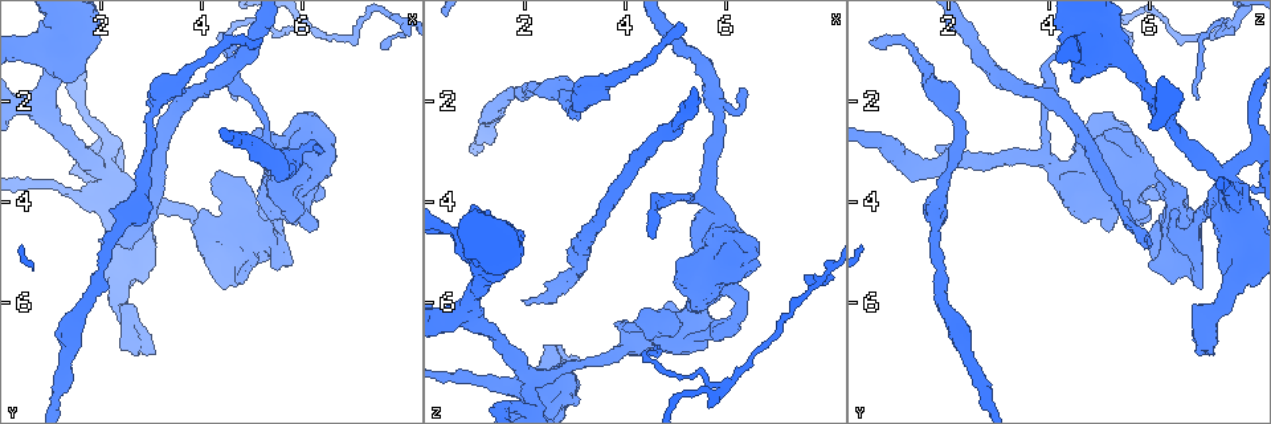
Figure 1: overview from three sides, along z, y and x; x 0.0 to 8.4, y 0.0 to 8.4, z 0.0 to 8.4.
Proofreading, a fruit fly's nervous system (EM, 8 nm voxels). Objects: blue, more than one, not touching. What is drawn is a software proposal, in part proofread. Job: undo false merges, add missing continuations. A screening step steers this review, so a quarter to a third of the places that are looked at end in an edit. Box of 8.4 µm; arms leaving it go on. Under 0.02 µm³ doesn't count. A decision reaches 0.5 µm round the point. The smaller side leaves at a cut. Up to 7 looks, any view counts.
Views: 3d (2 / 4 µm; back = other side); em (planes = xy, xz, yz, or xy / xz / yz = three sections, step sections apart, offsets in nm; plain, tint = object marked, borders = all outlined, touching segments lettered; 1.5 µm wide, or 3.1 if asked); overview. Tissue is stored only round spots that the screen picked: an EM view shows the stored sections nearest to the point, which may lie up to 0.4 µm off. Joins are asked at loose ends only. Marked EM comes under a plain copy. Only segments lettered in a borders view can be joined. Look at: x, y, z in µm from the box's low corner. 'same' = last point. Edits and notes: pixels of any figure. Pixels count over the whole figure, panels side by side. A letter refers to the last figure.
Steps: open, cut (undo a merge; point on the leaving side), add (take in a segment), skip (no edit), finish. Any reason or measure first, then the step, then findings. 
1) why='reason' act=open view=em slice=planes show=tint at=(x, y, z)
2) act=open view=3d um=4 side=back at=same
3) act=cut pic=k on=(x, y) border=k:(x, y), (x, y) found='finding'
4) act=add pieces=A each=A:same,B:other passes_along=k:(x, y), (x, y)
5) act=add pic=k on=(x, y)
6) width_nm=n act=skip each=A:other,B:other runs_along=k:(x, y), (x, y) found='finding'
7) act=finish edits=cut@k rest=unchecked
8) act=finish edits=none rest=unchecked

why='end of a long branch' act=open view=em slice=xz step=4 show=tint at=(5.20, 0.75, 0.55)

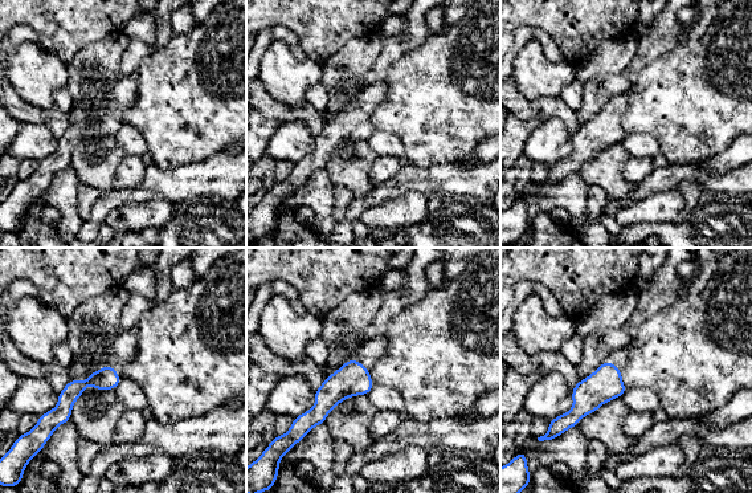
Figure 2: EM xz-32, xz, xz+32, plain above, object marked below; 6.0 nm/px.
act=open view=em slice=planes show=borders at=same

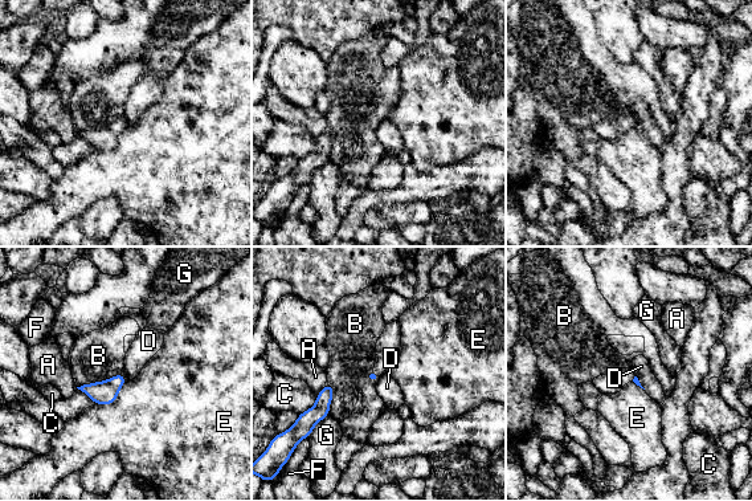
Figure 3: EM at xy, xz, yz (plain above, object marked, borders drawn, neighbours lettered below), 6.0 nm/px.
act=skip each=A:other,B:other,C:other,D:other,E:other,F:other,G:other border=3:(380, 375), (375, 382) found='none of them fits'

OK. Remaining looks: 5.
why='branch stops here' act=open view=3d um=2 at=(4.70, 2.00, 6.90)

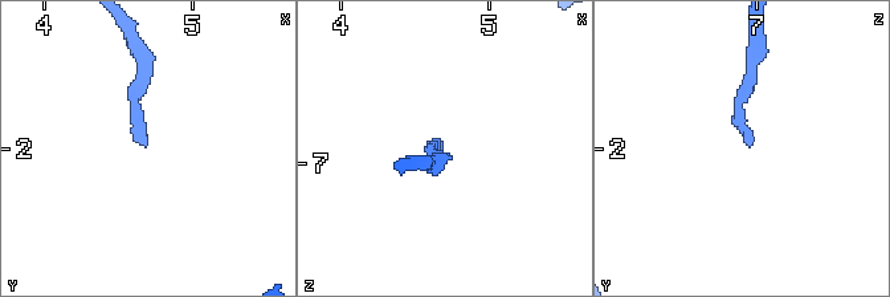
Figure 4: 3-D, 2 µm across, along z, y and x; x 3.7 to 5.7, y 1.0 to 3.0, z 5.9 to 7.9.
act=open view=em slice=planes show=borders at=(4.66, 1.98, 6.96)

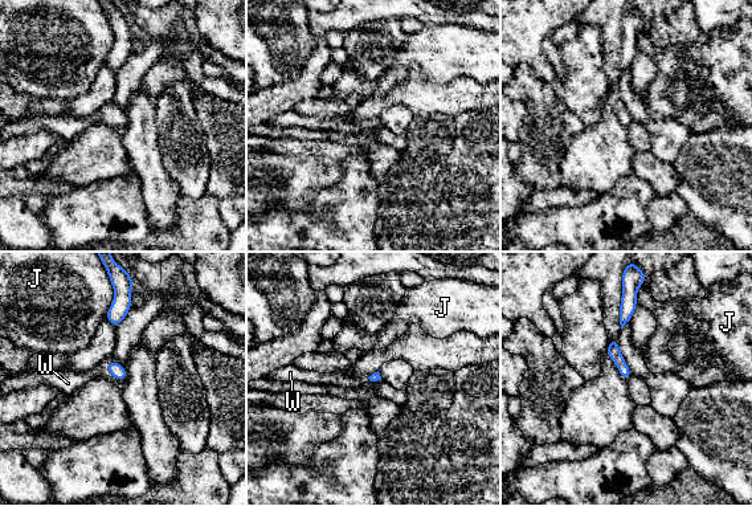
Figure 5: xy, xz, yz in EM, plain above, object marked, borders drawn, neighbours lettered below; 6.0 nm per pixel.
act=add pieces=W each=J:other,W:same passes_along=5:(118, 371), (107, 370), (69, 382) found='it goes on there'

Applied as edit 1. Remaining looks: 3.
act=open view=overview

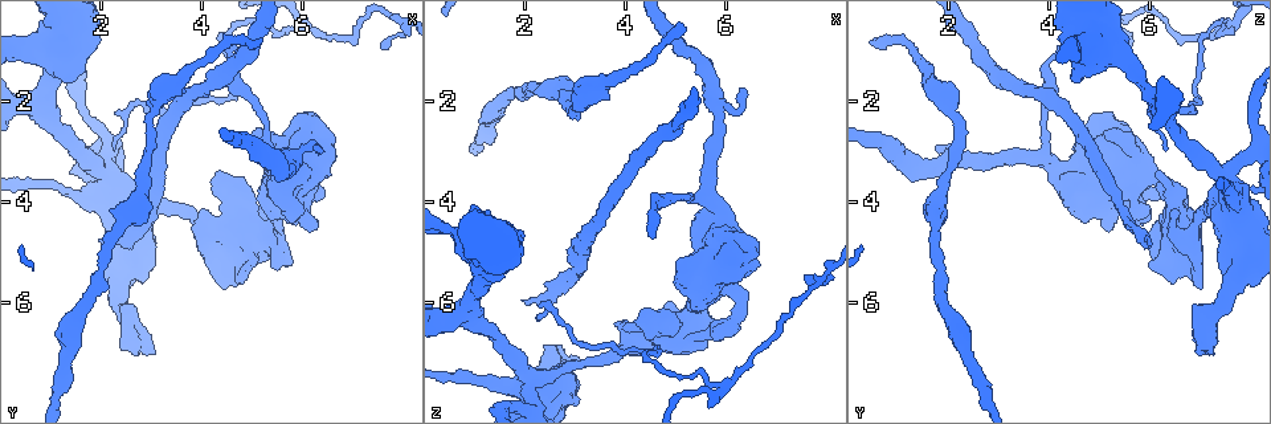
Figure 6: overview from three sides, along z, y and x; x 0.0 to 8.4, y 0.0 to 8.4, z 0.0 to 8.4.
why='branch stops here' act=open view=em slice=yz step=8 show=tint at=(3.05, 7.00, 7.15)

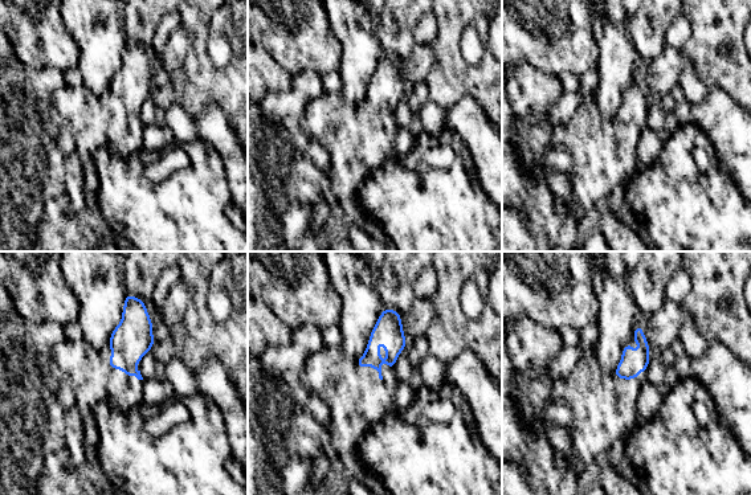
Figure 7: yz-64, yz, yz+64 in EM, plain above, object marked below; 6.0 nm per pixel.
act=open view=em slice=planes show=borders at=same

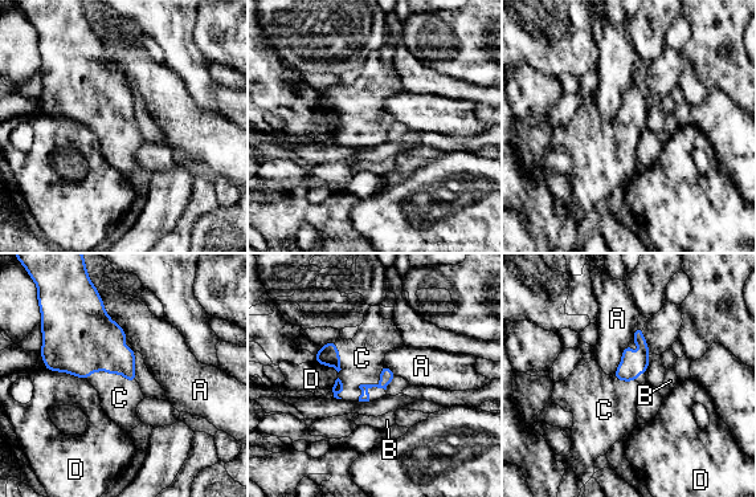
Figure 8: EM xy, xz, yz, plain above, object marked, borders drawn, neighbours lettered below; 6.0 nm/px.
act=add pieces=C each=A:other,B:other,C:same,D:other passes_along=8:(387, 375), (370, 385), (362, 358) found='it goes on there'

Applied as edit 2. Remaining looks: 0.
act=finish edits=add@5,add@8 rest=unchecked

